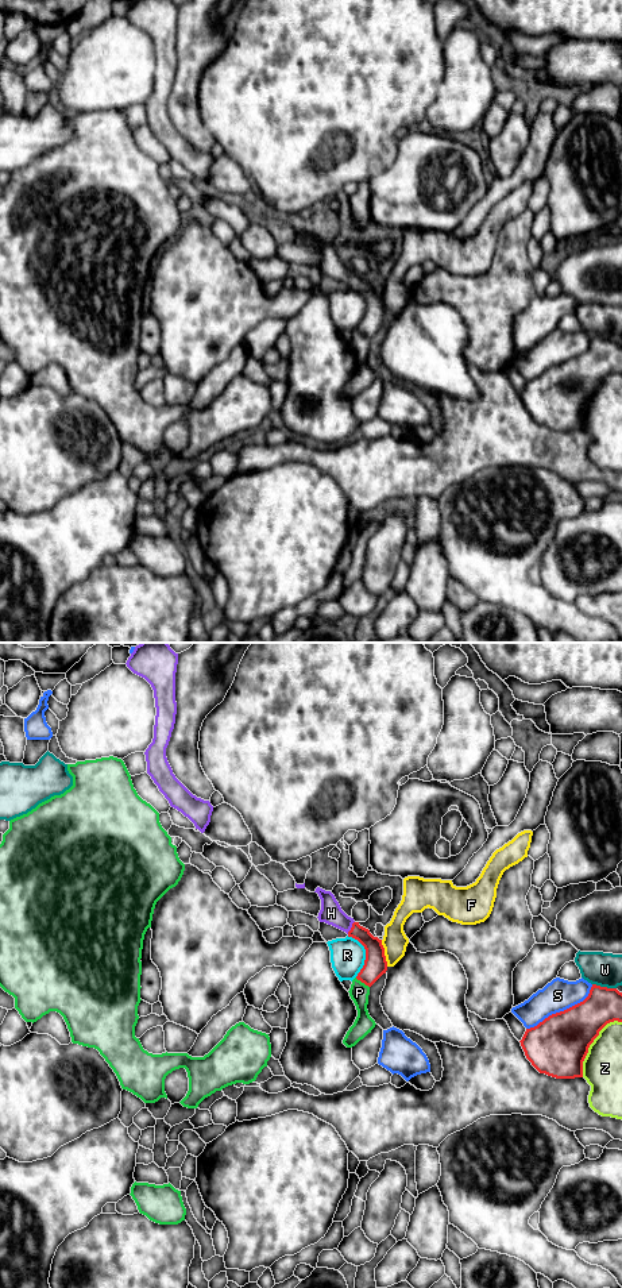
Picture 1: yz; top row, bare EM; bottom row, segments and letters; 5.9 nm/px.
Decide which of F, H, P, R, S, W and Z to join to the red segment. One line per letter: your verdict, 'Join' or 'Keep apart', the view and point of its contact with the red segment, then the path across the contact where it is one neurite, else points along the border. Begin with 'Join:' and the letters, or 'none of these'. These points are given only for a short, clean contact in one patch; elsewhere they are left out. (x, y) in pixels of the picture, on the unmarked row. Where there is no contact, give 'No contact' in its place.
Join: H
F: Keep apart. Touches red at yz (383, 305)
H: Join. Touches red at yz (351, 280). Path across: yz (375, 313), (374, 300), (351, 280), (331, 265)
P: Keep apart. Touches red at yz (362, 334)
R: Keep apart. Touches red at yz (366, 305). Boundary: yz (347, 288), (356, 292), (364, 301), (364, 316), (355, 328)
S: Keep apart. Touches red at yz (561, 363)
W: Keep apart. Touches red at yz (605, 339)
Z: Keep apart. Touches red at yz (591, 394)

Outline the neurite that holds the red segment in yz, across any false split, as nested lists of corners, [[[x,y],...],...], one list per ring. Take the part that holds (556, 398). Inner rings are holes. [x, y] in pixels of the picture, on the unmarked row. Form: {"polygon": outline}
{"polygon": [[[592,336],[583,354],[526,381],[519,394],[540,425],[556,431],[583,429],[590,397],[614,373],[622,374],[622,344]]]}

